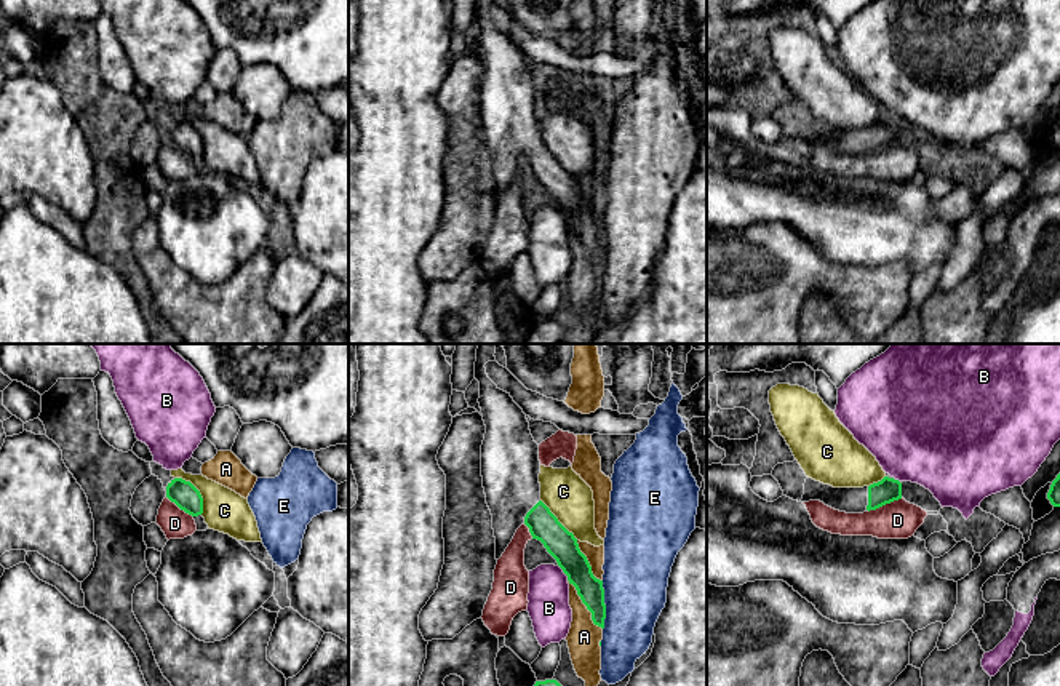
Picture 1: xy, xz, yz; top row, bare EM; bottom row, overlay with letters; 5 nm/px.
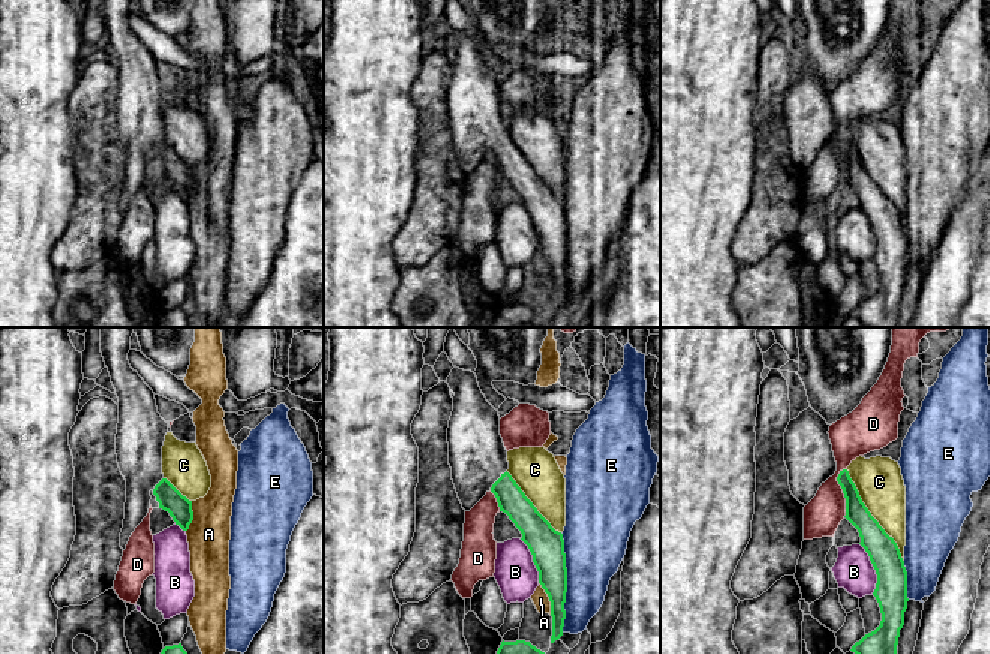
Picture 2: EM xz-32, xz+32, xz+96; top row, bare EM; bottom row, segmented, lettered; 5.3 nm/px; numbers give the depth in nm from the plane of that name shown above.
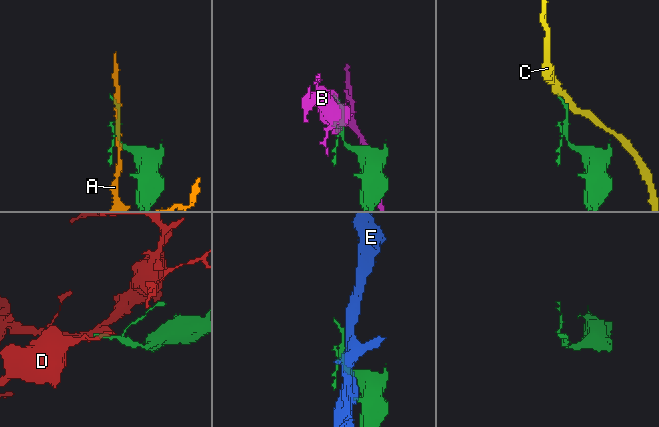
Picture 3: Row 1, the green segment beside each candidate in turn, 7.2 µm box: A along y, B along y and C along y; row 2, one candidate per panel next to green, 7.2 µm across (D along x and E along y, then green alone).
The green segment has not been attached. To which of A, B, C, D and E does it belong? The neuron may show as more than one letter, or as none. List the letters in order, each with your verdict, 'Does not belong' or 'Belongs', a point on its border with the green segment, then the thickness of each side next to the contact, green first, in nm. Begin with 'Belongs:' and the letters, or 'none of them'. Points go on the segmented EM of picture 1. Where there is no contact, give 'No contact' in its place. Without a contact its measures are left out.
Belongs: none of them
A: Does not belong. Touches green at xz (584, 603). Thickness 140 nm (green) against 170 nm
B: Does not belong. Touches green at xz (563, 571). Thickness 150 nm (green) against 220 nm
C: Does not belong. Touches green at xy (199, 491). Thickness 140 nm (green) against 220 nm
D: Does not belong. Touches green at yz (884, 504). Thickness 120 nm (green) against 190 nm
E: Does not belong. Touches green at xz (605, 605). Thickness 140 nm (green) against 340 nm

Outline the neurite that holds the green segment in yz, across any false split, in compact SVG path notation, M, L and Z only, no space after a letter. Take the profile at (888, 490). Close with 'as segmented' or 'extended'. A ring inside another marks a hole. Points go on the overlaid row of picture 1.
M807 477L801 502L820 501L839 512L863 513L899 499L902 499L902 483L889 477L863 488L833 488Z | extended

